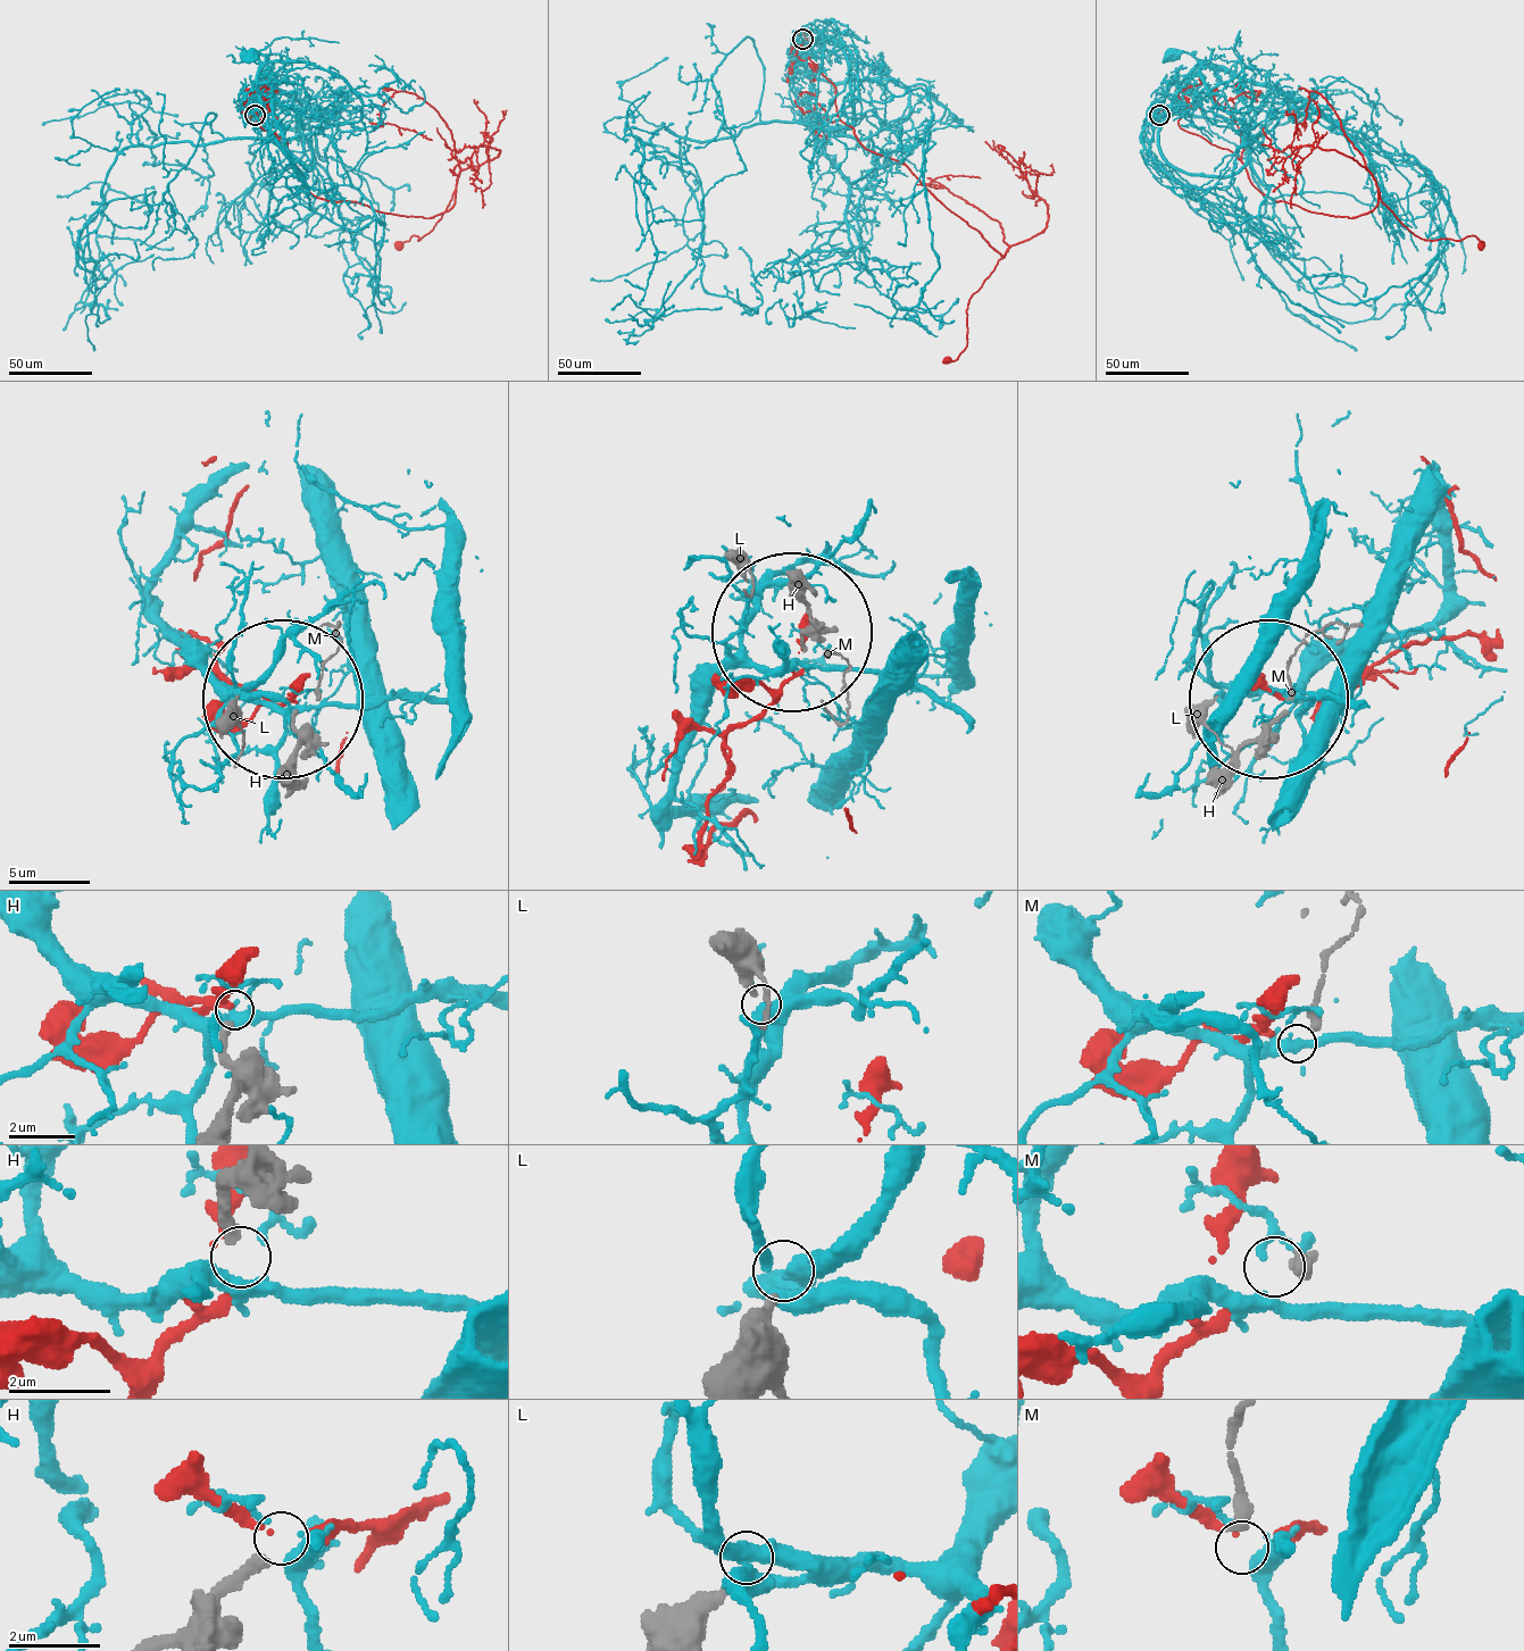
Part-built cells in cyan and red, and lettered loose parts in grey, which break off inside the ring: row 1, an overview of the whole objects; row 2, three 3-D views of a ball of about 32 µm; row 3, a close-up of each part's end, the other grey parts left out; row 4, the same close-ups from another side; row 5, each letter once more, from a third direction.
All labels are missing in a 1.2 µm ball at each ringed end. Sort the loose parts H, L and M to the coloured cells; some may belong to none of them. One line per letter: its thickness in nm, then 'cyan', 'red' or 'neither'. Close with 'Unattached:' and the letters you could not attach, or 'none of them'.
H: 280 nm | red
L: 280 nm | neither
M: 320 nm | neither
Unattached: L, M

